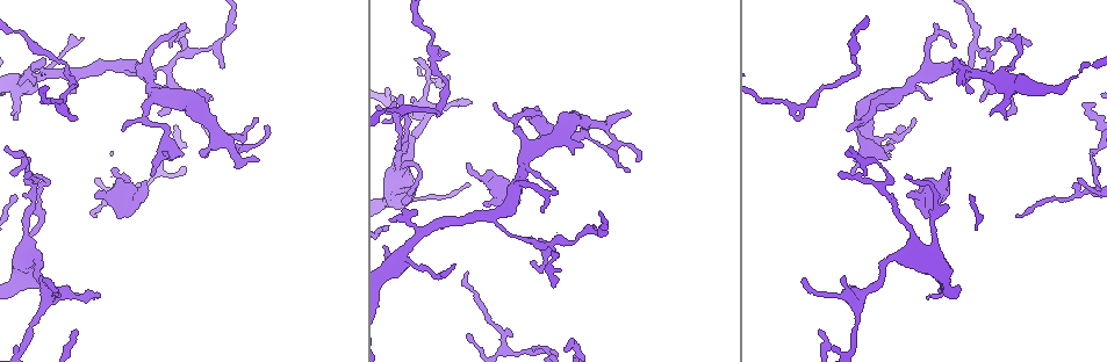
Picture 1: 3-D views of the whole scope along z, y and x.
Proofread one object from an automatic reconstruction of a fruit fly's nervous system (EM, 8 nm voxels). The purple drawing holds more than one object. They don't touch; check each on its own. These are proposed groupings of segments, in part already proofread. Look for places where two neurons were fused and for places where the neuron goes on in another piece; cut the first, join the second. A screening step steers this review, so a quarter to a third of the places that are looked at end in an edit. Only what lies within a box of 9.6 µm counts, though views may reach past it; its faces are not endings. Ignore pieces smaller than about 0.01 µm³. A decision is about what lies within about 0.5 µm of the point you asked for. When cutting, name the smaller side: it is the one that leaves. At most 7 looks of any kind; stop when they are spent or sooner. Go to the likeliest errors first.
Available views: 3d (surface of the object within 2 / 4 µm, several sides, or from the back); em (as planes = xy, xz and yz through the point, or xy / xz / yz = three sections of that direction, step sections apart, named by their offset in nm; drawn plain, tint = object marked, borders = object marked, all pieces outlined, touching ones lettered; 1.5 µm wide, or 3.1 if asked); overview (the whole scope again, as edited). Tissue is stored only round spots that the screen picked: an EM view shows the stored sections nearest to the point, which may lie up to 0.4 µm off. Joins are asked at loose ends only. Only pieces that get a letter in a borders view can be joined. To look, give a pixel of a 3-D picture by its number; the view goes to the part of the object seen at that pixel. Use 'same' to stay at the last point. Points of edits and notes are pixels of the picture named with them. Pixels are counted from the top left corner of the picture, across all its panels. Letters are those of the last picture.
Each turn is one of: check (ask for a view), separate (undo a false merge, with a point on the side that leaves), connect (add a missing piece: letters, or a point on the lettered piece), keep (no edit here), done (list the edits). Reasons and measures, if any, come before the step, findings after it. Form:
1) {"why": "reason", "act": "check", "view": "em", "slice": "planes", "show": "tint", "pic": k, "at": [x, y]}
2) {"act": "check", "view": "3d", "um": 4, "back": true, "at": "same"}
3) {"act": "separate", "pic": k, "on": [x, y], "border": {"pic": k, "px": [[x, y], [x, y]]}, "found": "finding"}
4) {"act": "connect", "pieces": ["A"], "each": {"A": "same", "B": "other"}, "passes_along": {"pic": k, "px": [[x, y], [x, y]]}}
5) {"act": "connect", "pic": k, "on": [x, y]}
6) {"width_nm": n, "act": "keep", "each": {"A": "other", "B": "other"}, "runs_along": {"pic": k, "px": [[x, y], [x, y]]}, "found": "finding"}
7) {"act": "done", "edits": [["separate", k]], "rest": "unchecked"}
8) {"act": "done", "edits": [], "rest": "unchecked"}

{"act": "check", "view": "3d", "um": 4, "pic": 1, "at": [796, 119]}

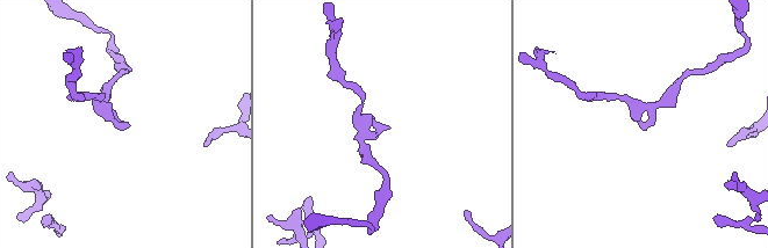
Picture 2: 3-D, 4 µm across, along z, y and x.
{"act": "check", "view": "em", "slice": "planes", "show": "borders", "pic": 2, "at": [389, 126]}

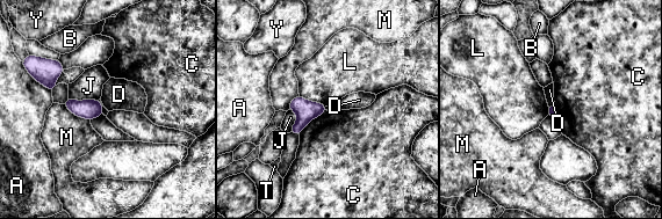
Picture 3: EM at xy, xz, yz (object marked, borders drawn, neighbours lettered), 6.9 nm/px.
{"act": "keep", "each": {"A": "other", "B": "other", "C": "other", "D": "other", "J": "other", "L": "other", "M": "other", "T": "other", "Y": "other"}, "border": {"pic": 3, "px": [[325, 107], [328, 110]]}, "found": "no lettered piece goes on from it"}

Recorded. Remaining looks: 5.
{"why": "branch stops here", "act": "check", "view": "em", "slice": "xz", "step": 4, "show": "tint", "pic": 1, "at": [947, 169]}

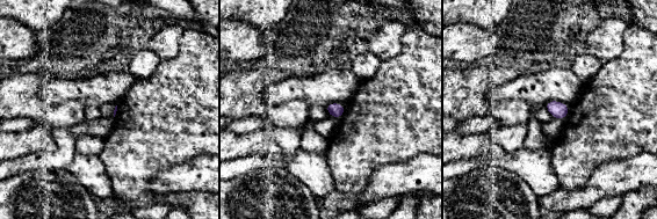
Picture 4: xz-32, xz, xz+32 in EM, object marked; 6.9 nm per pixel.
{"why": "cut it another way", "act": "check", "view": "em", "slice": "planes", "show": "borders", "at": "same"}

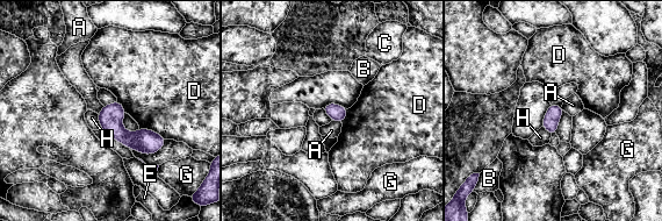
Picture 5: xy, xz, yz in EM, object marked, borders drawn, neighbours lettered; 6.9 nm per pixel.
{"act": "keep", "each": {"A": "other", "B": "other", "C": "other", "D": "other", "E": "other", "G": "other", "H": "other"}, "runs_along": {"pic": 5, "px": [[101, 115], [129, 140], [162, 141]]}, "found": "no lettered piece goes on from it"}

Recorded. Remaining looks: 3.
{"why": "calibre changes", "act": "check", "view": "3d", "um": 2, "pic": 1, "at": [424, 232]}

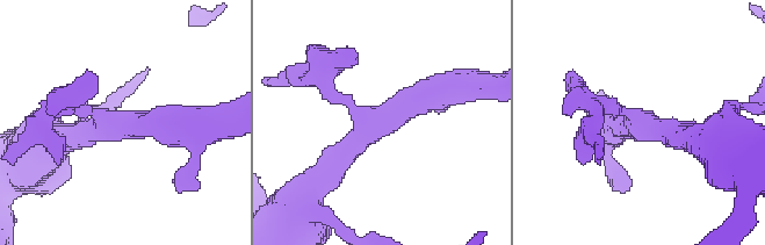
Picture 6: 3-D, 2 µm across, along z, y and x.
{"arms": 3, "arm_widths_nm": [170, 240, 360], "act": "check", "view": "em", "slice": "planes", "show": "tint", "pic": 6, "at": [112, 120]}

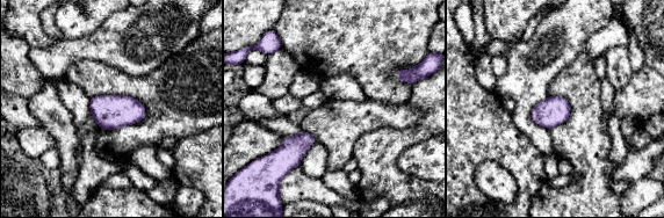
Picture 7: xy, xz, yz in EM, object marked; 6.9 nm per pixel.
{"why": "see the neighbours", "act": "check", "view": "em", "slice": "planes", "show": "borders", "at": "same"}

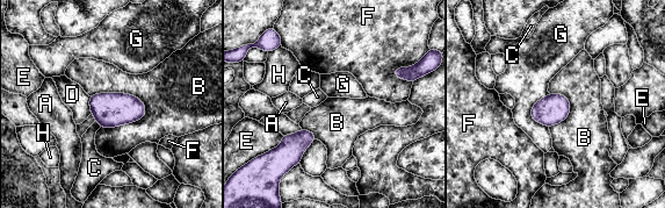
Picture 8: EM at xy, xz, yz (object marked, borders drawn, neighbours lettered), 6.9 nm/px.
{"act": "keep", "each": {"A": "other", "B": "other", "C": "other", "D": "other", "E": "other", "F": "other", "G": "other", "H": "other"}, "border": {"pic": 8, "px": [[89, 95], [130, 93], [146, 113]]}, "found": "continuous, no second neuron"}

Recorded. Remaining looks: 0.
{"act": "done", "edits": [], "rest": "unchecked"}

